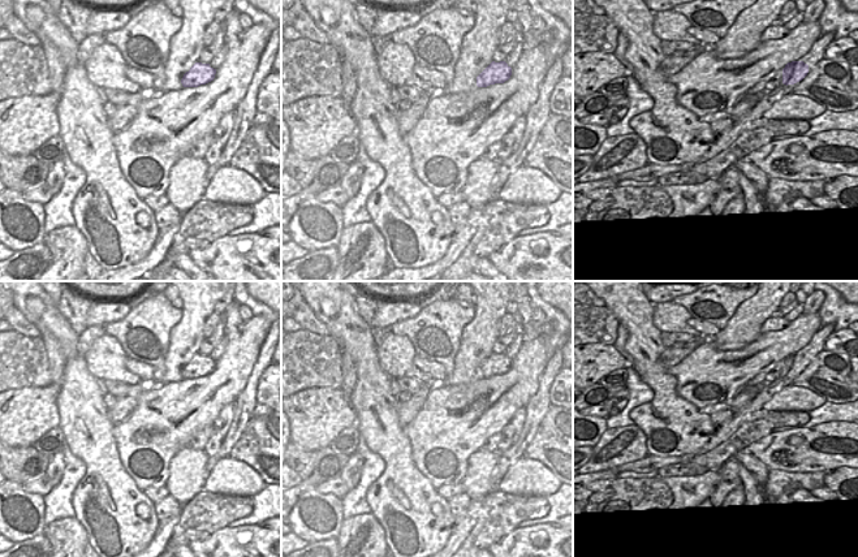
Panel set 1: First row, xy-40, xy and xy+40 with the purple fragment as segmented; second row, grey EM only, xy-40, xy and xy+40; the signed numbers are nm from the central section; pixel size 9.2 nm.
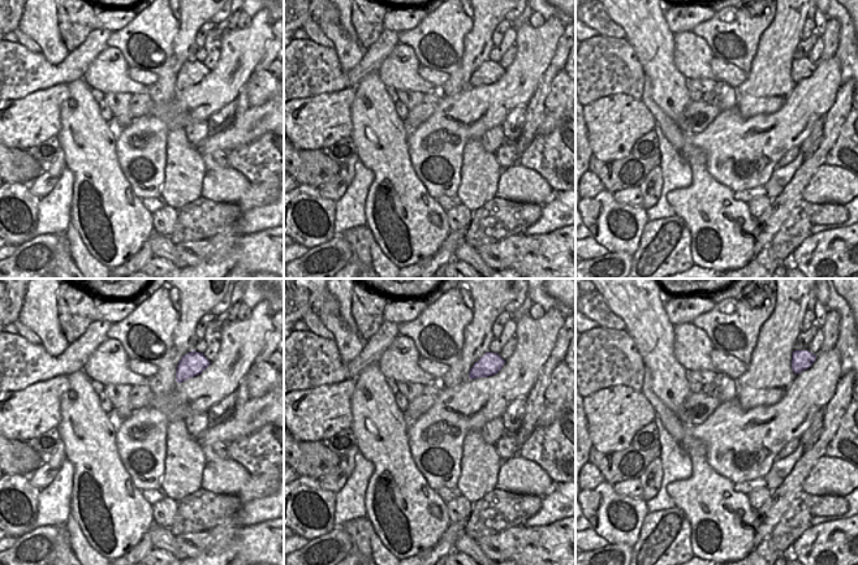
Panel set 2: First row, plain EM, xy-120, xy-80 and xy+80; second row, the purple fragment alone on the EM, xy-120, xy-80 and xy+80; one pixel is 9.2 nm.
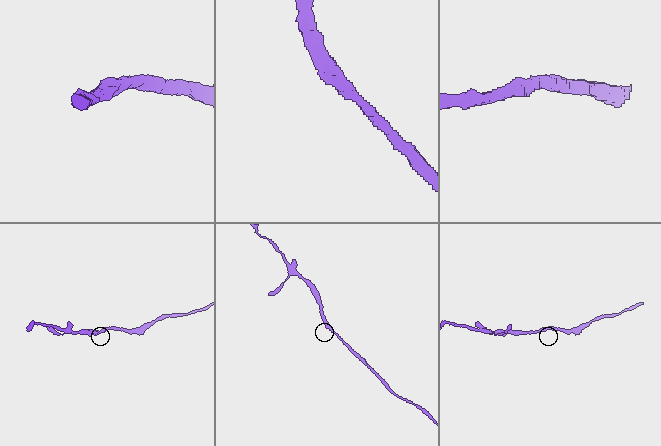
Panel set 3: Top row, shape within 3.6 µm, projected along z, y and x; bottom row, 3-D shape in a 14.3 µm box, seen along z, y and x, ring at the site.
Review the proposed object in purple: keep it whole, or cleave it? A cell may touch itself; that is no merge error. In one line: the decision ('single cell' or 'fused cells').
single cell

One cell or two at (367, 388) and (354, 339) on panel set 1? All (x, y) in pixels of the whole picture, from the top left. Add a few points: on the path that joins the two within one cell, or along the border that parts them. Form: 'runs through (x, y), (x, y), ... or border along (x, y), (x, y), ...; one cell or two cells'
runs through (367, 376), (363, 350); one cell

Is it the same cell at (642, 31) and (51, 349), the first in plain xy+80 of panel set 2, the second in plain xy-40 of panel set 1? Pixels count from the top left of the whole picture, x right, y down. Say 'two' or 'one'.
two

